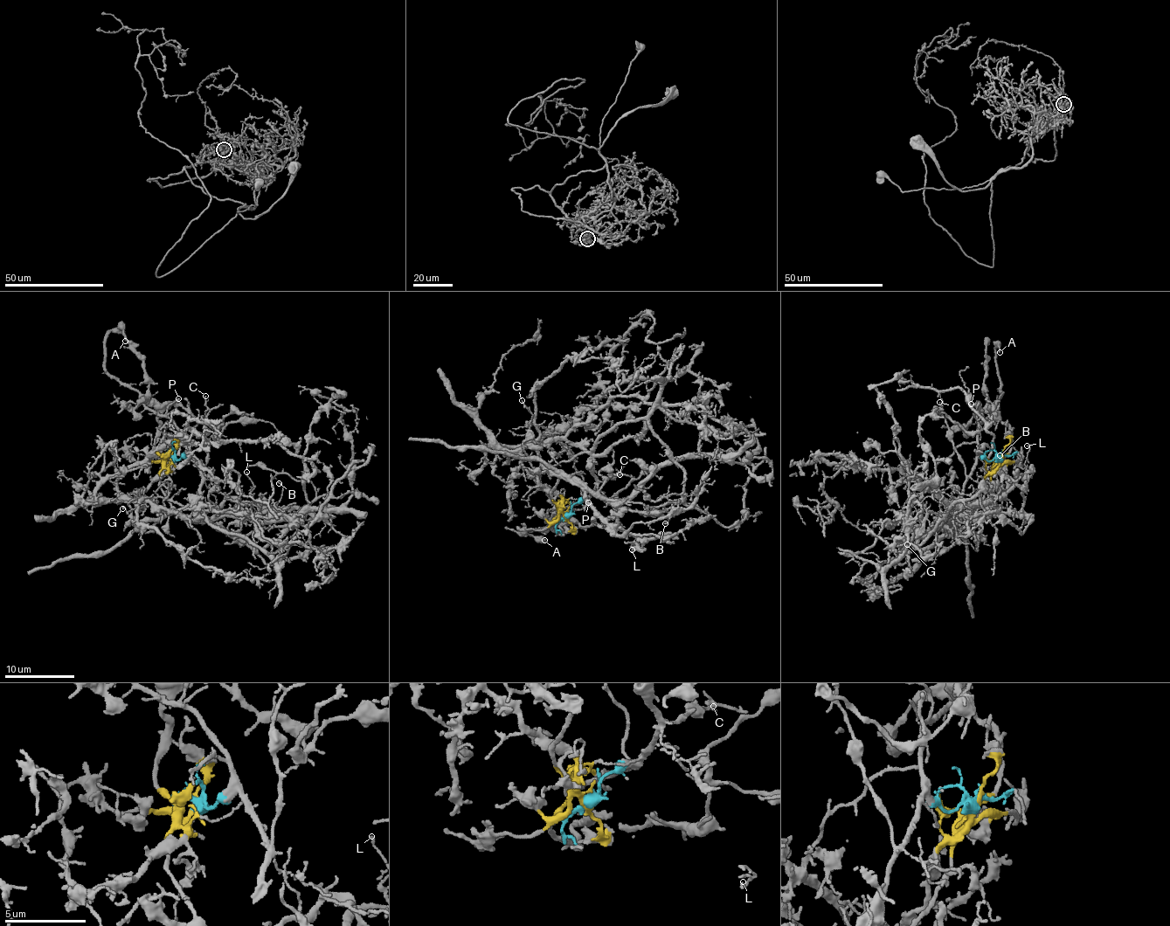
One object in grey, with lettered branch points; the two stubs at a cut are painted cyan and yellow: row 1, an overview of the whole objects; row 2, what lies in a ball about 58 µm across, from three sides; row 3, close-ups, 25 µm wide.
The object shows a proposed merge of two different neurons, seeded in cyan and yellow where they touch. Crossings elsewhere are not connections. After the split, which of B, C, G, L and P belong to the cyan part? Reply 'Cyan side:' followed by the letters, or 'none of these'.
Cyan side: C, P

